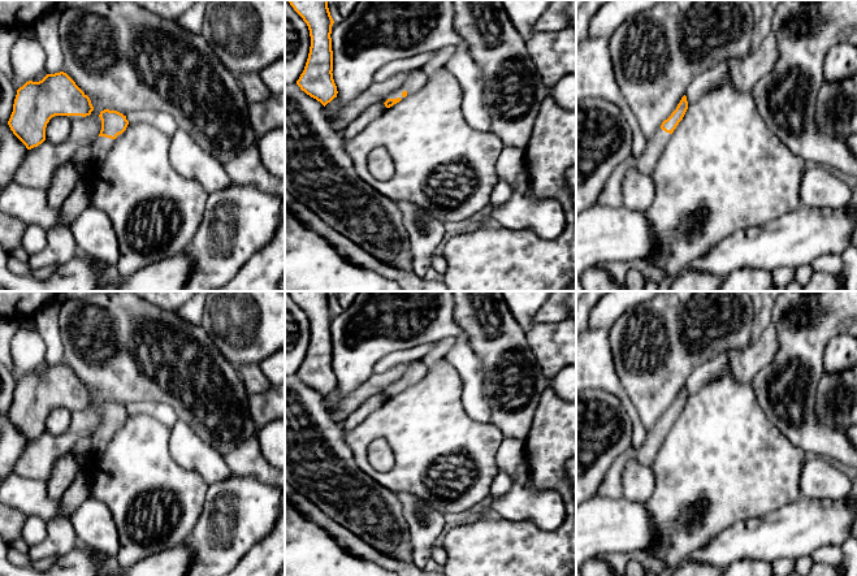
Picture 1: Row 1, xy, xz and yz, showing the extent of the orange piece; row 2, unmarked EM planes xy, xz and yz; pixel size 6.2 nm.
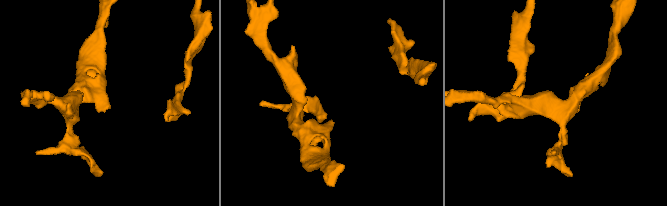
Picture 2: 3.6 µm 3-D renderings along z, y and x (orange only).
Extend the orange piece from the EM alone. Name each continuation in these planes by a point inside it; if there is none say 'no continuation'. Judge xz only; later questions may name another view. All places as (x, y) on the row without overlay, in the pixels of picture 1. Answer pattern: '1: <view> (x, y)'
1: xz (416, 371)

